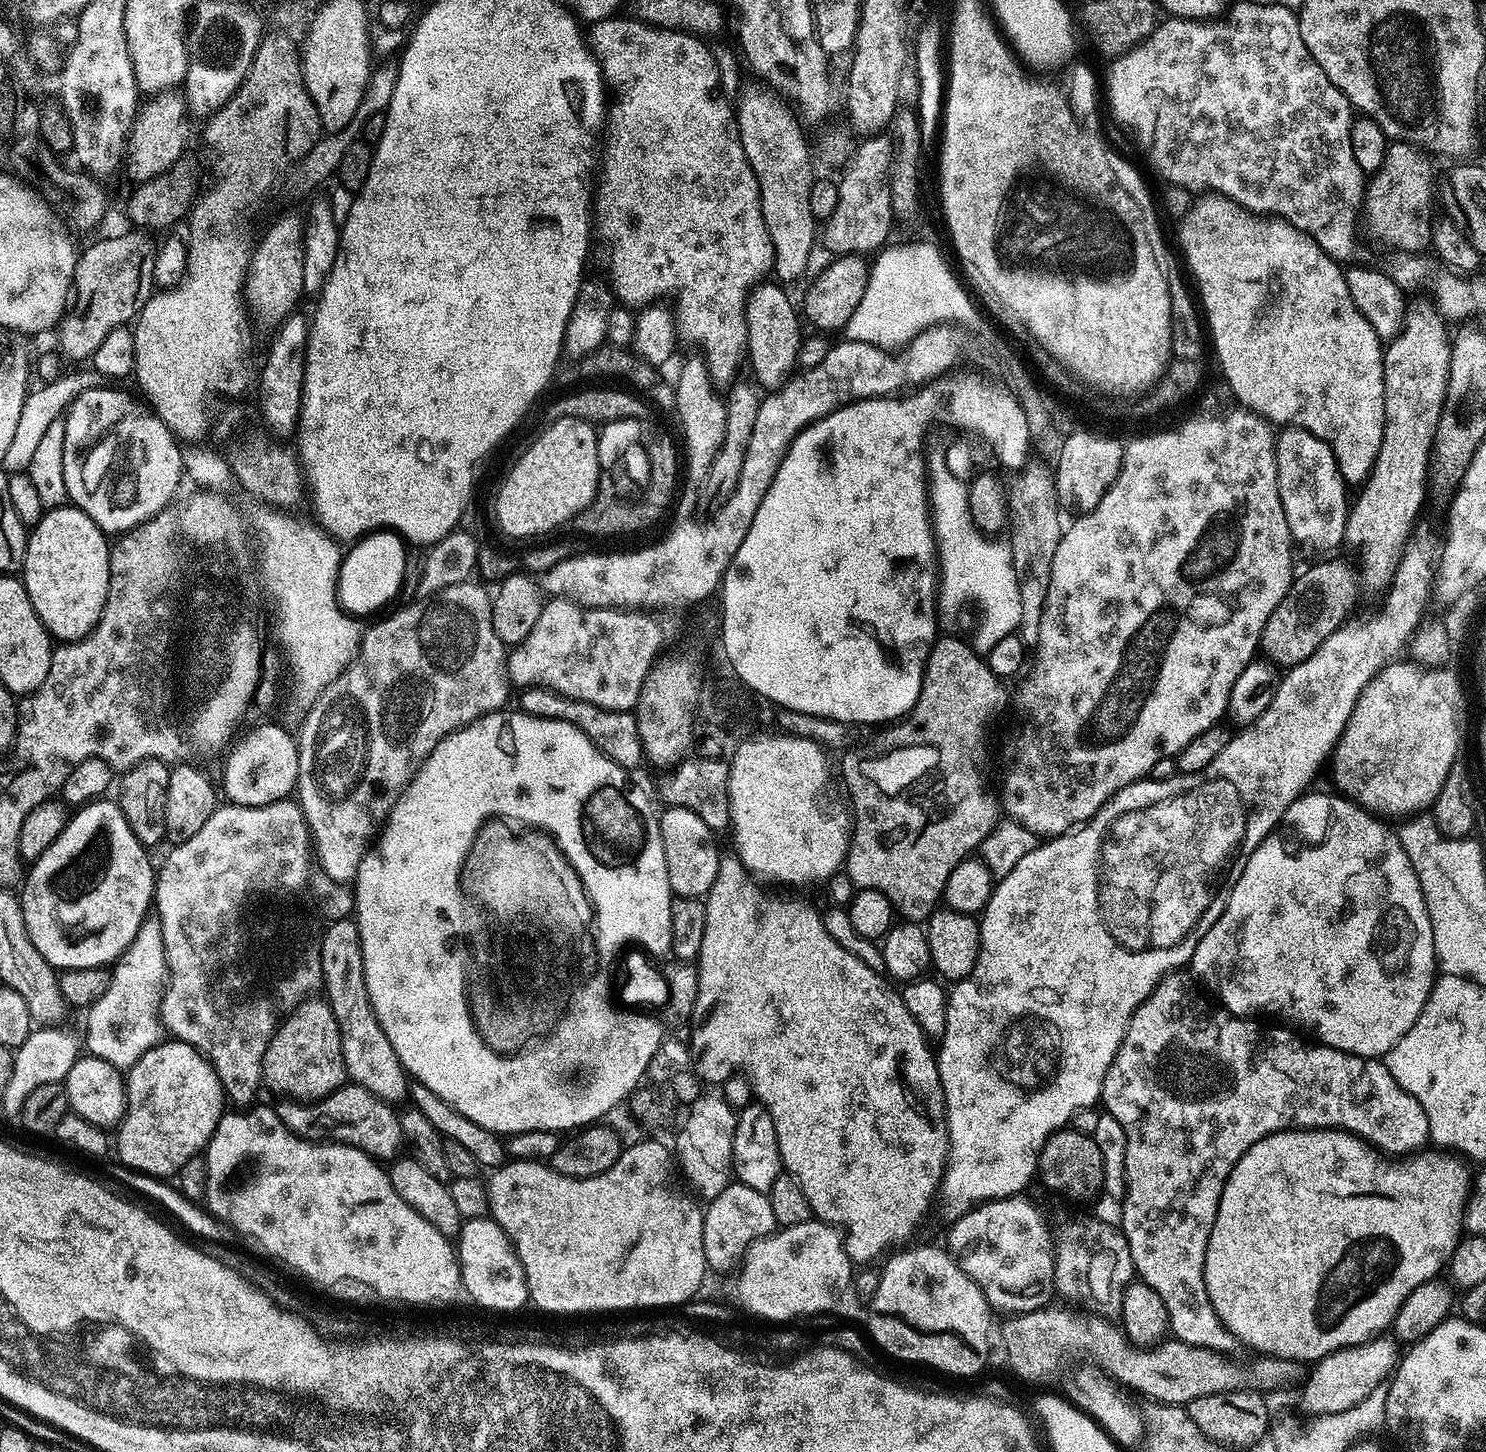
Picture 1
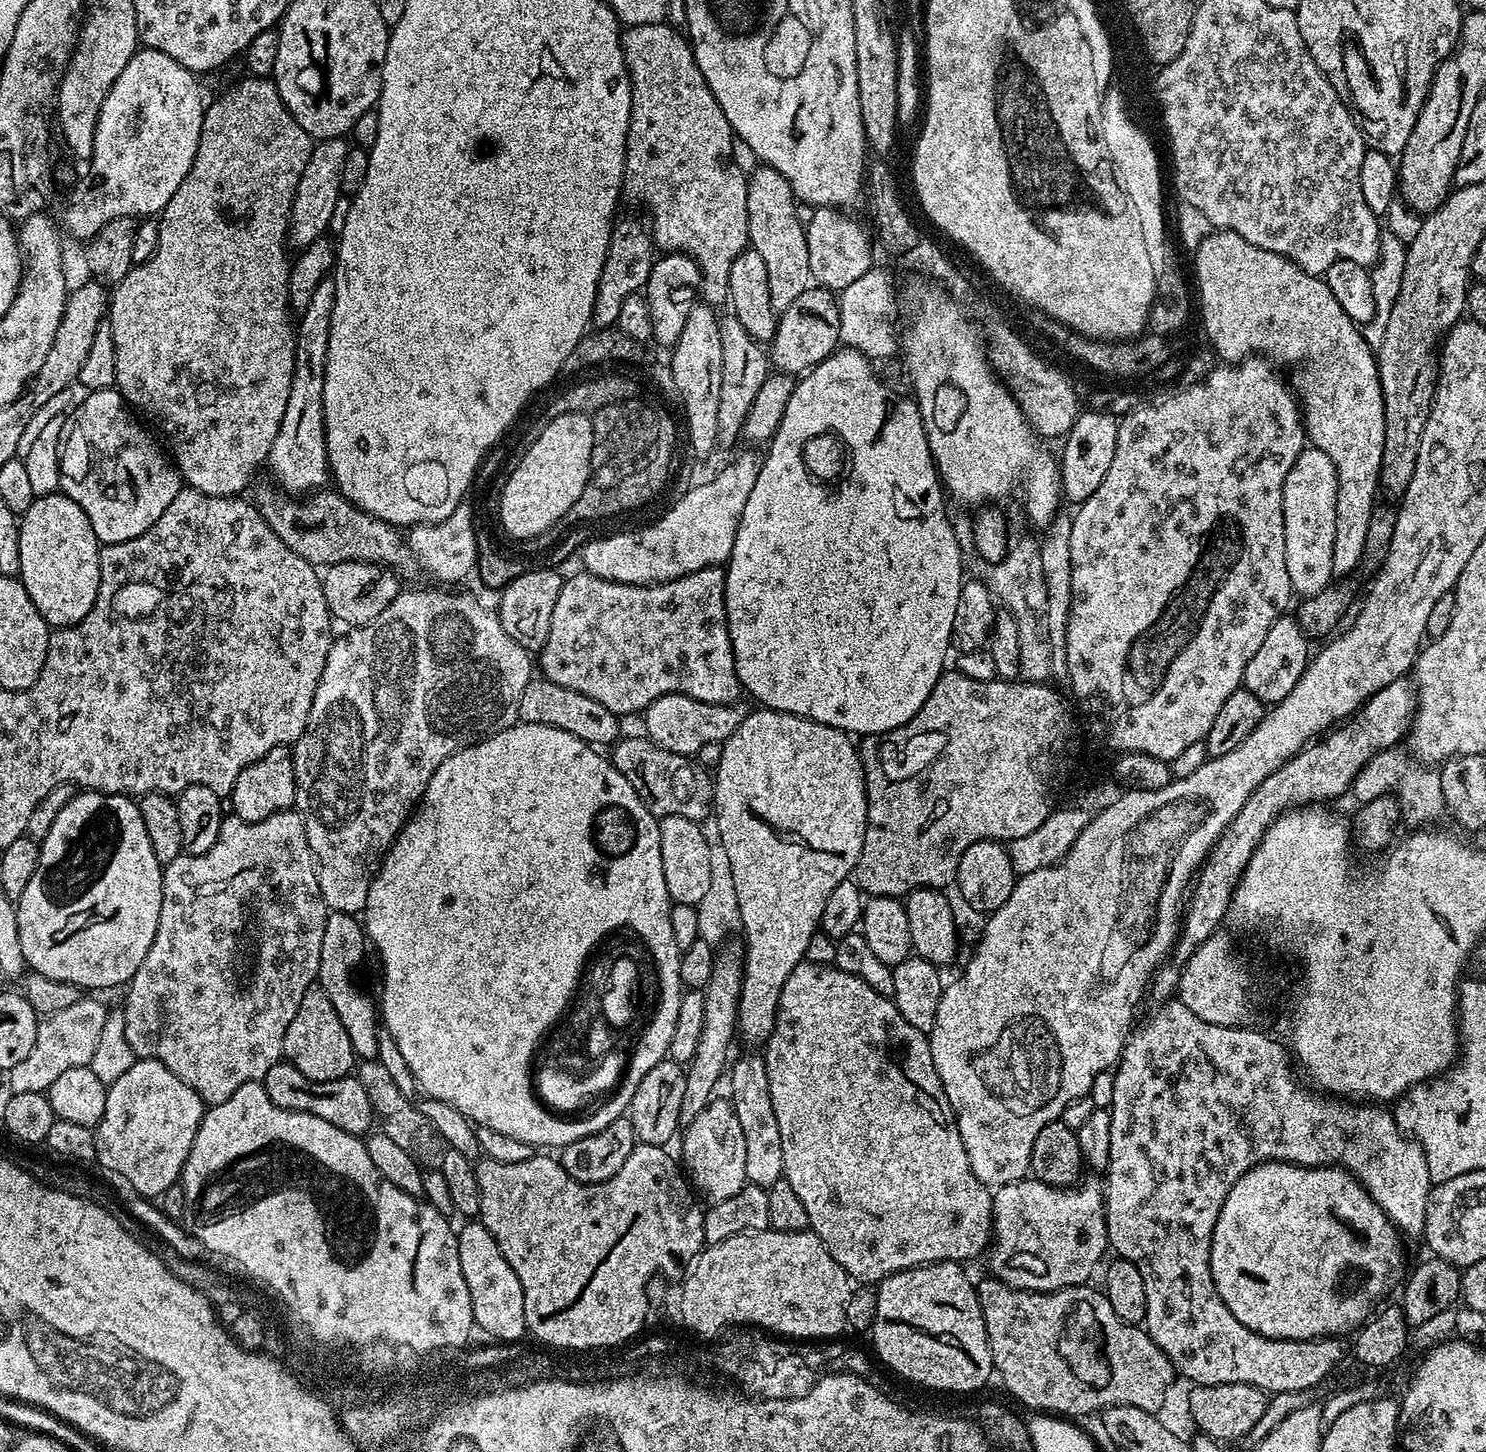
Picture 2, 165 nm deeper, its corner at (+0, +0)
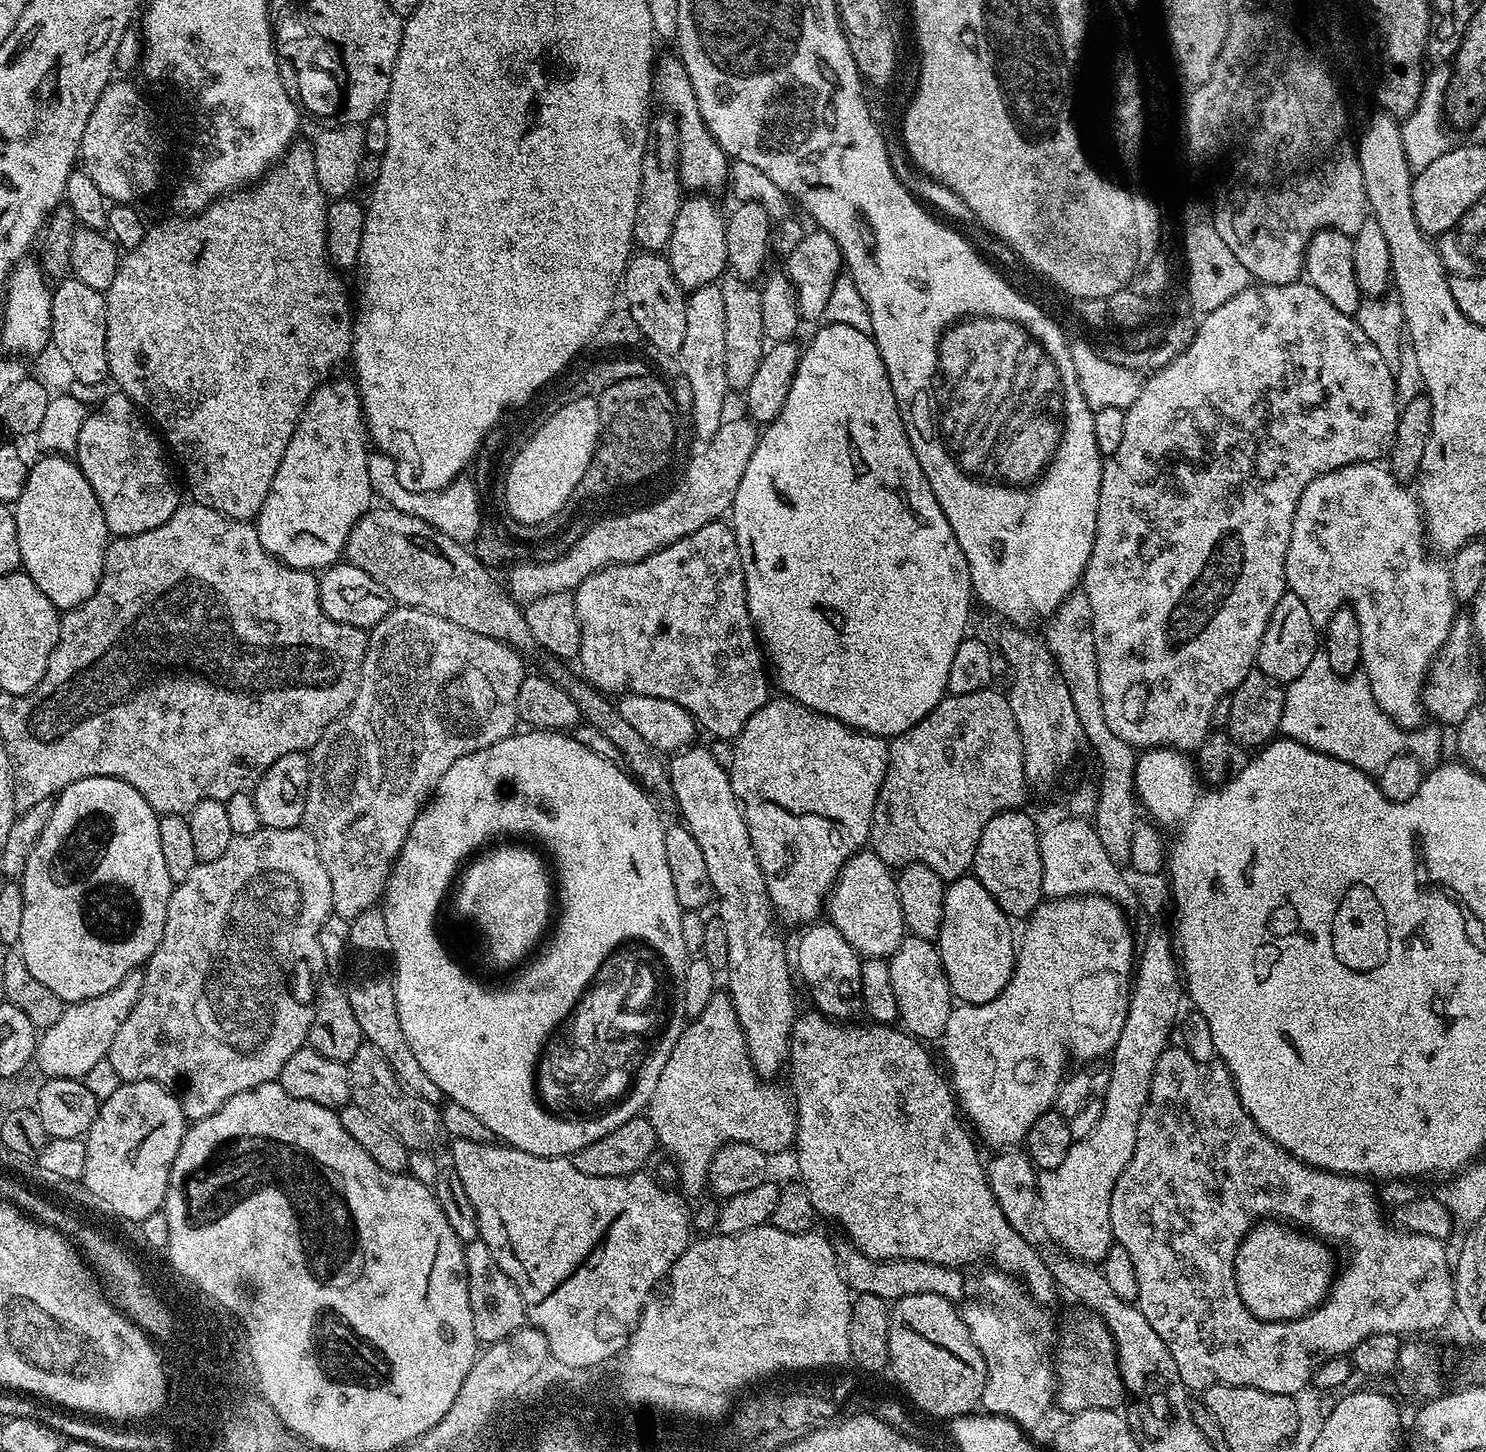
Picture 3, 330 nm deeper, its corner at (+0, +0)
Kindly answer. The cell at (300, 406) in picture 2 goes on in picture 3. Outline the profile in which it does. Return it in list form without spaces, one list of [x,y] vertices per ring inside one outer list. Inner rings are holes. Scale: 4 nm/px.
[[[336,379],[317,386],[306,402],[266,502],[254,518],[263,548],[291,568],[324,570],[334,564],[358,518],[374,504],[360,394],[351,379]]]

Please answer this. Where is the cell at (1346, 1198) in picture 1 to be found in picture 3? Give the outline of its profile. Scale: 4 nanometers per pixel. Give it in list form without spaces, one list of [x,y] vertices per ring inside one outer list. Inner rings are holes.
[[[1257,1223],[1244,1235],[1244,1241],[1236,1251],[1236,1285],[1246,1310],[1260,1320],[1299,1320],[1307,1312],[1313,1312],[1328,1295],[1328,1289],[1338,1272],[1338,1260],[1336,1264],[1331,1250],[1320,1237],[1297,1230],[1287,1223]]]

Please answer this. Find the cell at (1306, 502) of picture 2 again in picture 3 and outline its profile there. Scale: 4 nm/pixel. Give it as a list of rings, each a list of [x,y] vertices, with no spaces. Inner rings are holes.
[[[1376,462],[1347,464],[1314,478],[1302,490],[1298,510],[1294,510],[1284,583],[1287,591],[1302,598],[1306,610],[1310,610],[1310,618],[1320,630],[1326,628],[1331,616],[1345,602],[1350,602],[1361,627],[1362,672],[1368,678],[1378,706],[1399,728],[1416,730],[1426,720],[1422,689],[1428,667],[1448,640],[1458,615],[1458,602],[1452,597],[1448,564],[1428,560],[1420,501],[1404,488],[1407,487],[1396,481],[1387,467]]]

